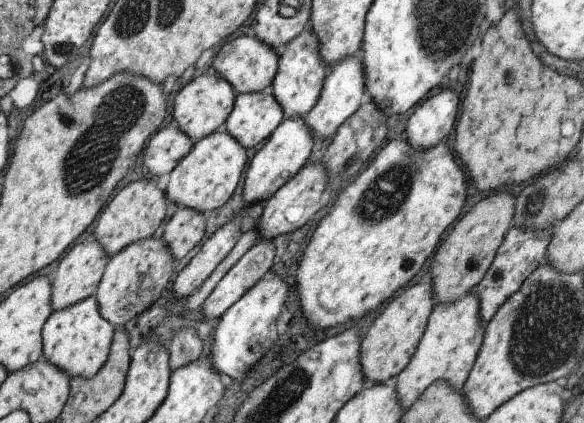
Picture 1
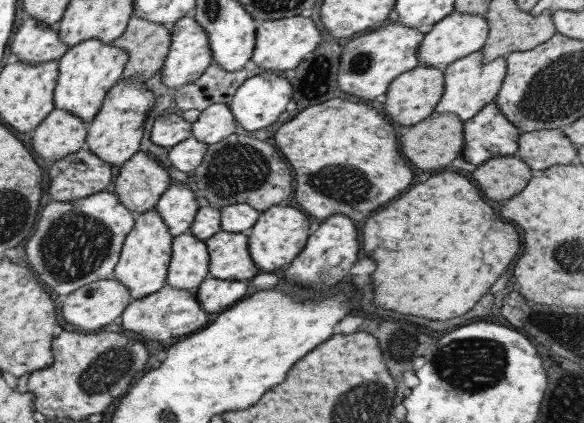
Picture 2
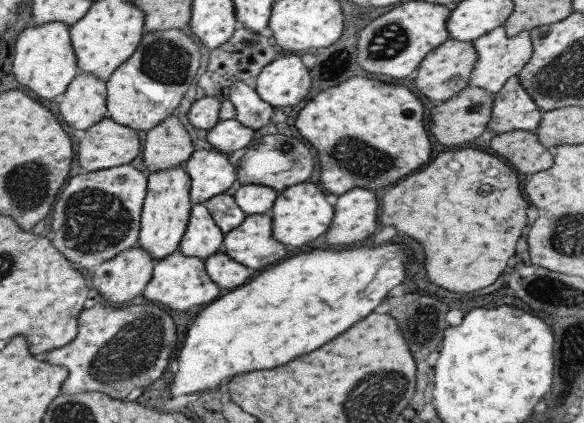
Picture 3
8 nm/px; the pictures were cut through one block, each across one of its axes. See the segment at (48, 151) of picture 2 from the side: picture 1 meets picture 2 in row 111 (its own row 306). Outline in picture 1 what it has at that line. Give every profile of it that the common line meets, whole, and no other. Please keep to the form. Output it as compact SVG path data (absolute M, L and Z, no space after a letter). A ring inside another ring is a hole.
M85 238L85 240L71 246L61 256L61 260L57 262L57 268L50 276L52 311L57 311L93 295L99 285L107 262L108 256L93 238Z

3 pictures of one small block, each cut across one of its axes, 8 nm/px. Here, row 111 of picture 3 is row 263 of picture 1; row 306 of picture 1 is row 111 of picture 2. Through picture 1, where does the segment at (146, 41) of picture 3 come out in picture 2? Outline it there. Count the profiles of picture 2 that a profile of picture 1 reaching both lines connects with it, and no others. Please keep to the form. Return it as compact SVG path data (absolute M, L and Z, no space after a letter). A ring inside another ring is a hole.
M130 76L119 80L108 91L99 111L95 113L87 125L84 148L90 150L95 157L110 166L121 166L133 154L139 151L143 138L143 124L149 110L154 106L151 92L144 87L145 80L138 76Z

